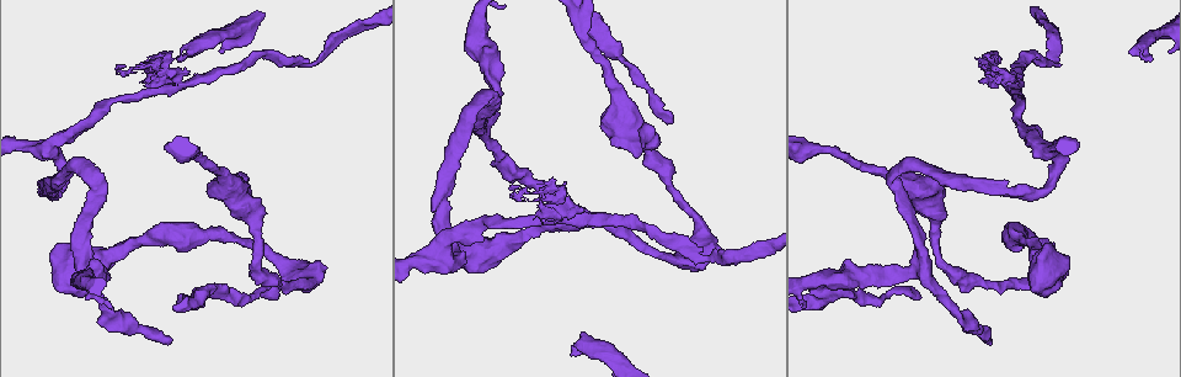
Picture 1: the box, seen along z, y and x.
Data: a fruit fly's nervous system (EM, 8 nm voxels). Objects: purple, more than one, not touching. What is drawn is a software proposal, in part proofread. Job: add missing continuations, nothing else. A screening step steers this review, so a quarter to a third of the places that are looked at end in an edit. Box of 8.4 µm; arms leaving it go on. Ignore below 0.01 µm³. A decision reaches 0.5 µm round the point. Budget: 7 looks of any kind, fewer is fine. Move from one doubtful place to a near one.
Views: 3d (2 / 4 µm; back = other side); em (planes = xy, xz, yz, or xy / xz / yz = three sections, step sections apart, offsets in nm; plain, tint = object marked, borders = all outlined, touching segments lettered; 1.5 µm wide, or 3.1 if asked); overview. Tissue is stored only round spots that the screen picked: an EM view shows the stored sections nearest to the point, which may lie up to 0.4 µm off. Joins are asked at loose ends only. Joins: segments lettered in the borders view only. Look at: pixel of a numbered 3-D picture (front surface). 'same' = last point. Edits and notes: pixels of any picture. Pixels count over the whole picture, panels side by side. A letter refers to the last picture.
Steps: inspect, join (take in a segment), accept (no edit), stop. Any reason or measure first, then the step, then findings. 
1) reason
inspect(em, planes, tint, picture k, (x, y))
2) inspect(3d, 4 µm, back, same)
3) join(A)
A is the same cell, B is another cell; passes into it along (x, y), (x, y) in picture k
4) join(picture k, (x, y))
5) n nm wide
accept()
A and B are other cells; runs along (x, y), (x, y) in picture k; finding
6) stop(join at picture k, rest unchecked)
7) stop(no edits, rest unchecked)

thin end
inspect(3d, 4 µm, back, picture 1, (119, 72))

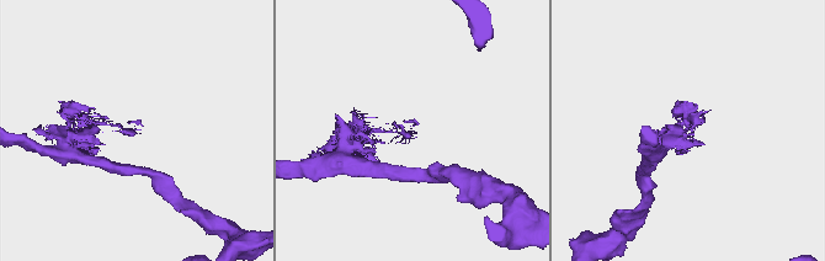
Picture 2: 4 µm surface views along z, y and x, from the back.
shape alone is not enough
inspect(em, xz, step 4, borders, picture 2, (411, 138))

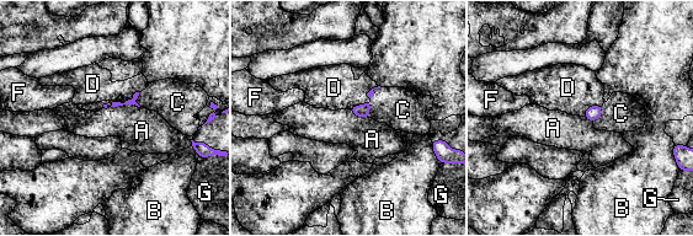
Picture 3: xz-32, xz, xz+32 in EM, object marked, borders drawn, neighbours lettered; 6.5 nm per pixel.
cut it another way
inspect(em, planes, borders, same)

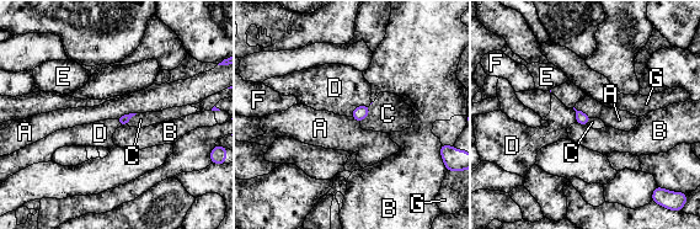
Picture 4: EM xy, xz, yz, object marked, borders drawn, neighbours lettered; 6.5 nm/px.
accept()
A, B, C, D, E, F and G are other cells; border along (135, 112), (115, 118) in picture 4; no lettered segment goes on from it

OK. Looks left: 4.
long arm stops here
inspect(em, xz, step 4, borders, picture 1, (167, 343))

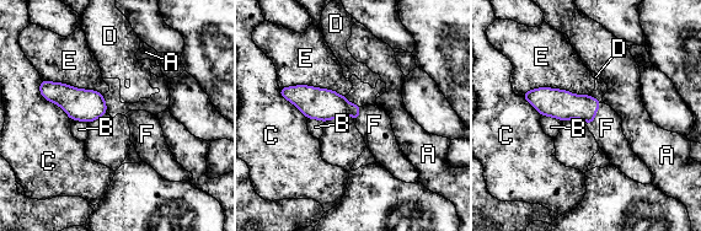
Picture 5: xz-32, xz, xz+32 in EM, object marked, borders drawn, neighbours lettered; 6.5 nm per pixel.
inspect(em, planes, borders, same)

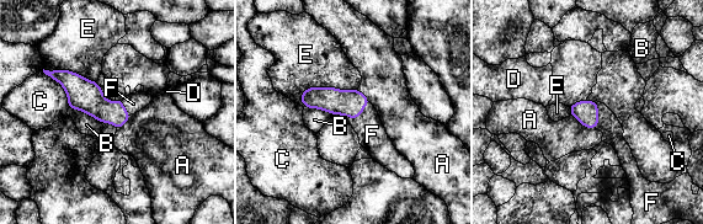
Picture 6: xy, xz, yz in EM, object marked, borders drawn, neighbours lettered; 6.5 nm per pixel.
join(F)
F is the same cell, A, B, C, D and E are other cells; the neuron continues

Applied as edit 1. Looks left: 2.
stop(join at picture 6, rest unchecked)

